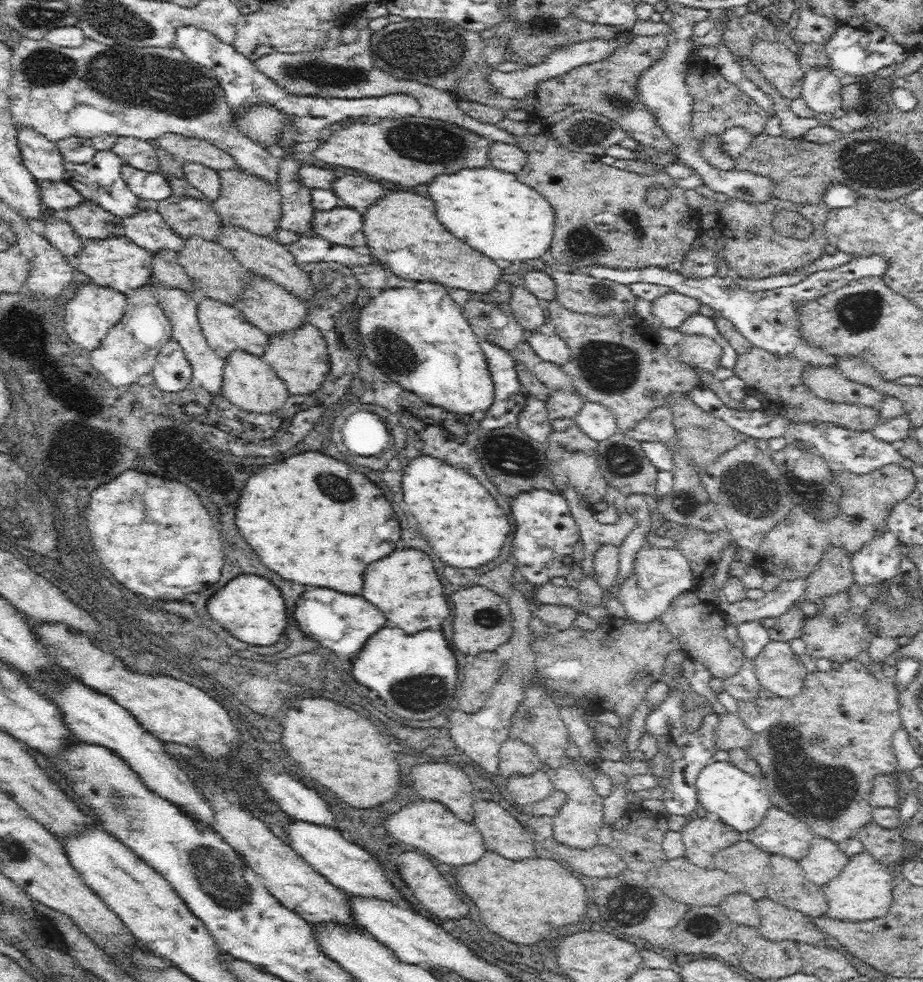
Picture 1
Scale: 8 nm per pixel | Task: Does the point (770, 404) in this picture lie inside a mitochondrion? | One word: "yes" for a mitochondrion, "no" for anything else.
no

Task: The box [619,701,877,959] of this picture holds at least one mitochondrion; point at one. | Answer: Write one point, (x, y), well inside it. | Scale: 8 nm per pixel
(812, 787)

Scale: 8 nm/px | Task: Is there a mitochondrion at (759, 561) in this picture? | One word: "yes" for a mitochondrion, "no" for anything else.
no

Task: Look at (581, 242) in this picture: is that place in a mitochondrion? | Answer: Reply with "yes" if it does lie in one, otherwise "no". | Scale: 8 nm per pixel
yes

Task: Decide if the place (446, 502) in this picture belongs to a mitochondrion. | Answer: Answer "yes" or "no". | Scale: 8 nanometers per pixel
no

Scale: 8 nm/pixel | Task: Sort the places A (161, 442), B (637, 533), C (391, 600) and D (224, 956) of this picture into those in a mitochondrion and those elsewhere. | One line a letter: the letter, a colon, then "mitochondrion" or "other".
A: other
B: other
C: other
D: other

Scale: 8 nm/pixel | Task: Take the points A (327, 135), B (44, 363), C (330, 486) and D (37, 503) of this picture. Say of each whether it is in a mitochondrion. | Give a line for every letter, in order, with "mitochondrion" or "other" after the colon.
A: other
B: other
C: mitochondrion
D: mitochondrion

